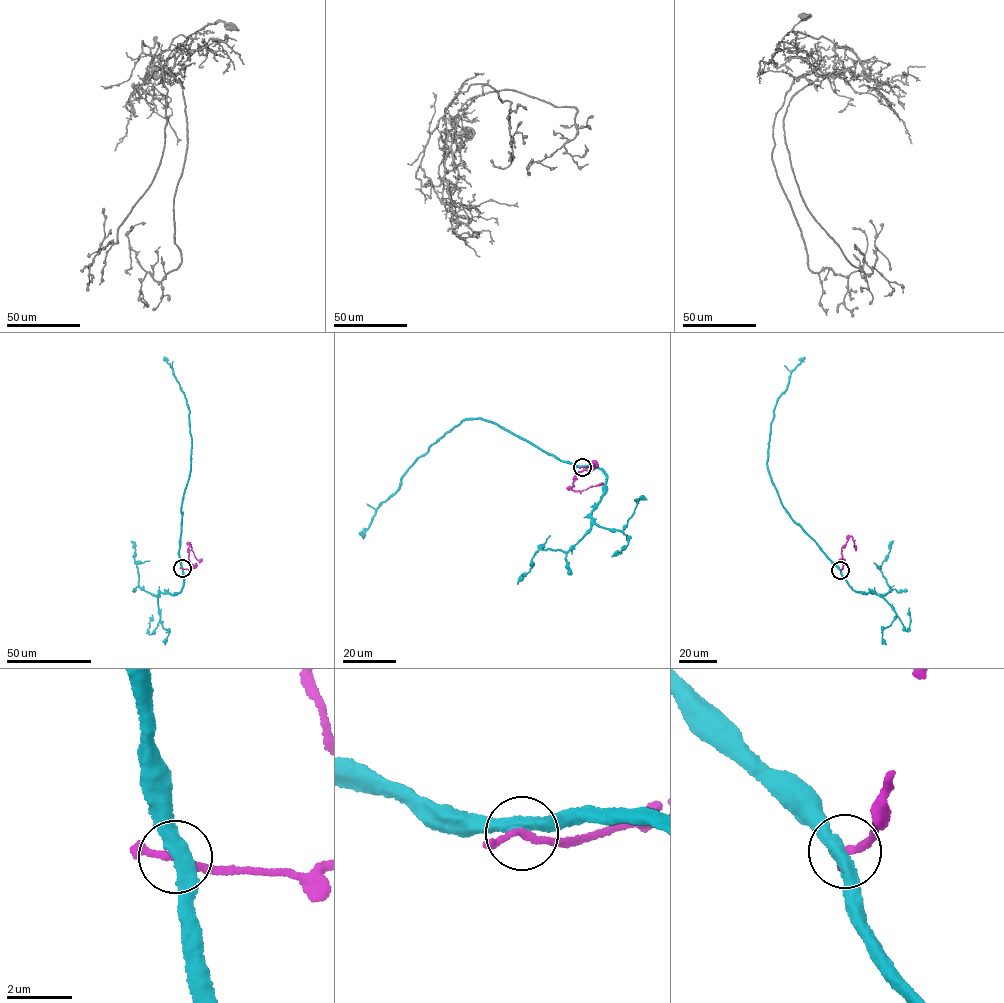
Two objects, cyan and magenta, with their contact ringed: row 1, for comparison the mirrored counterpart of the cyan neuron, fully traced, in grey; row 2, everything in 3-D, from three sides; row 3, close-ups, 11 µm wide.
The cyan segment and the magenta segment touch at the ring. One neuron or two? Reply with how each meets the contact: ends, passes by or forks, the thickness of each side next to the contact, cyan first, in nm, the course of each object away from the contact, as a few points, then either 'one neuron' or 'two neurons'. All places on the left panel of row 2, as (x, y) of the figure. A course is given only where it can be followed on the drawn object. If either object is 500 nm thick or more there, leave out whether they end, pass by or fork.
cyan passes by; magenta passes by; 440 nm thick on the cyan side, 200 nm on the other; cyan runs (182, 568), (178, 551), (181, 505), (190, 468), (192, 437), (185, 394), (166, 357); magenta runs (182, 568), (194, 566), (189, 560), (190, 544), (196, 559), (202, 559); two neurons

